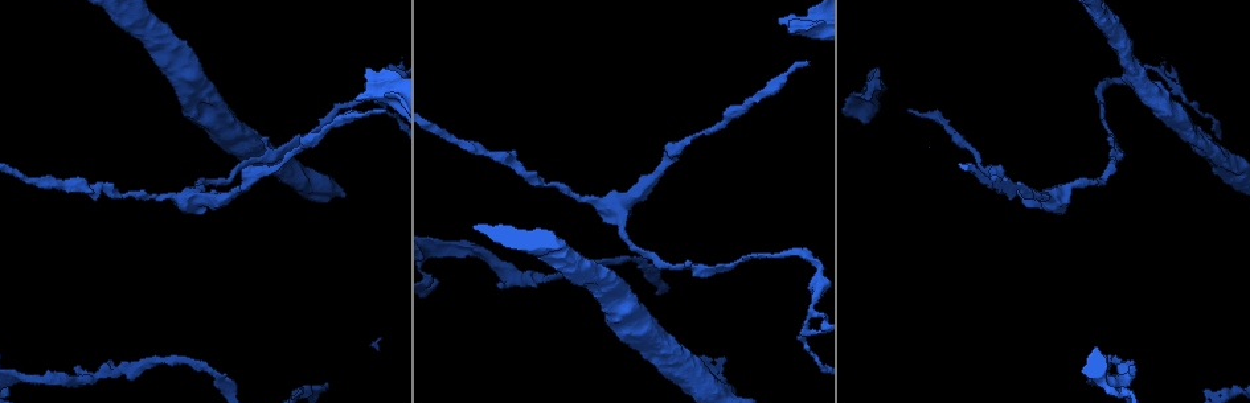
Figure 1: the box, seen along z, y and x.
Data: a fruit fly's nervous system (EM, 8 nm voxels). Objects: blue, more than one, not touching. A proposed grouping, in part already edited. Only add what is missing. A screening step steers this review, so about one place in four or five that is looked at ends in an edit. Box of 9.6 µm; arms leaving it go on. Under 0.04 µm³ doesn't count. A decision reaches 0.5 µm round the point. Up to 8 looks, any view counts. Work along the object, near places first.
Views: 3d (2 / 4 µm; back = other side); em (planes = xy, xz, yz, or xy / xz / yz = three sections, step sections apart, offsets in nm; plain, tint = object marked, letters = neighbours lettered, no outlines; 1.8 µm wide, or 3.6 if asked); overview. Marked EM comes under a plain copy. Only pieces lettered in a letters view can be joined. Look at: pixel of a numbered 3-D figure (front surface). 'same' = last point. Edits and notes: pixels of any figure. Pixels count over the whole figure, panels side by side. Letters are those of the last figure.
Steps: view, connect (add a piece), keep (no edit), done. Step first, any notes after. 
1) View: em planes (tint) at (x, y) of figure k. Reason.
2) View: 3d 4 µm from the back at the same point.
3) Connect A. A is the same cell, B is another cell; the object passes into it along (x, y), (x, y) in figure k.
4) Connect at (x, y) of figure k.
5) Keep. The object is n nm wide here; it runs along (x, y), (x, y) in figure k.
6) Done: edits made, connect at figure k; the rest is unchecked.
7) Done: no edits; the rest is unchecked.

View: em planes (letters) at (1112, 158) of figure 1. A narrow waist.

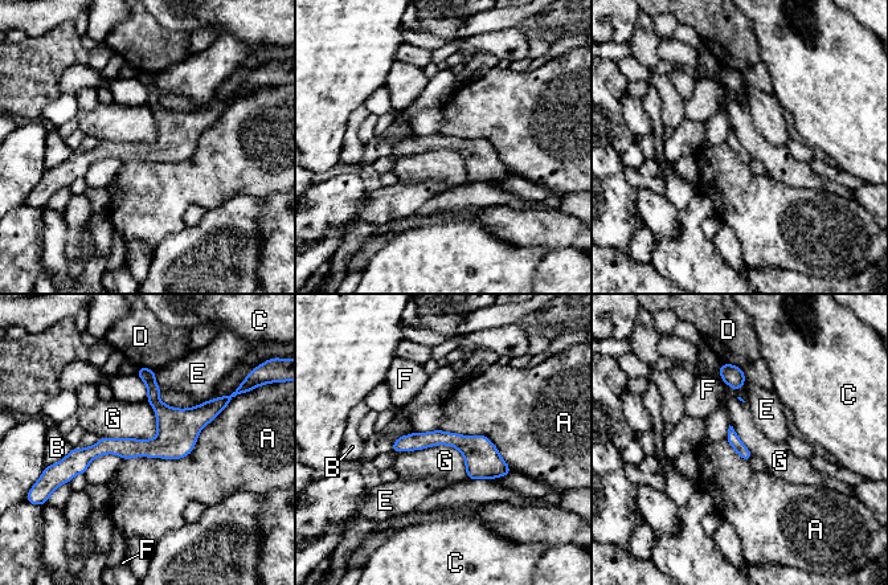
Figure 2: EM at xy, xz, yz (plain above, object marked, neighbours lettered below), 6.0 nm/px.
Keep. The longest contact is with A, 750 nm; A, B, C, D, E, F and G are other cells; it runs along (217, 406), (159, 448), (99, 448), (70, 462) in figure 2; no lettered piece goes on from it.

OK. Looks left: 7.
View: em xz step 8 (letters) at (193, 198) of figure 1.

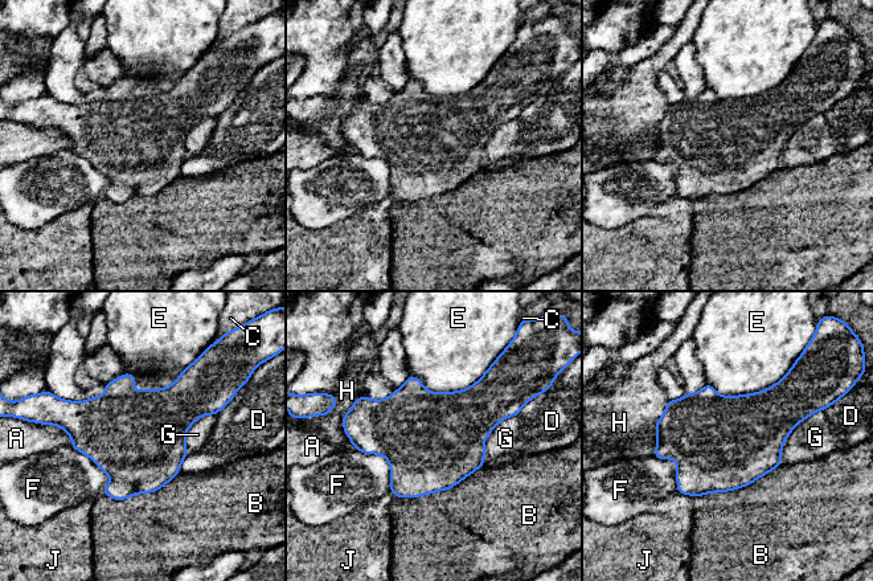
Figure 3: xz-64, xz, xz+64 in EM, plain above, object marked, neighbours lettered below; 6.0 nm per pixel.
Keep. The object is 600 nm wide here; A, B, C, D, E, F, G, H and J are other cells; a border runs along (789, 369), (750, 393), (706, 384) in figure 3; none of them fits.

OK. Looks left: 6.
View: 3d 4 µm at (79, 366) of figure 1. Free end.

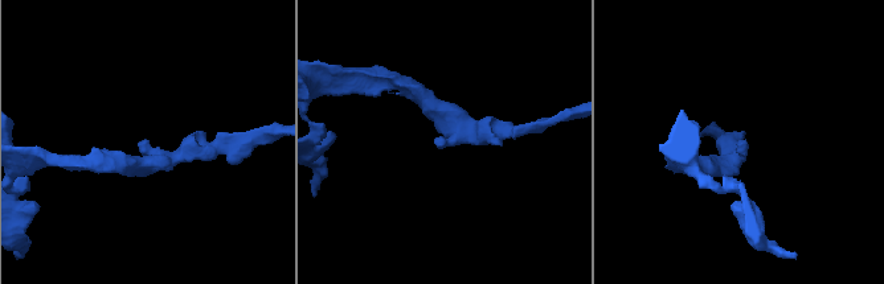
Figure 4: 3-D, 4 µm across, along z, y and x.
View: em planes (tint) at (143, 141) of figure 4.

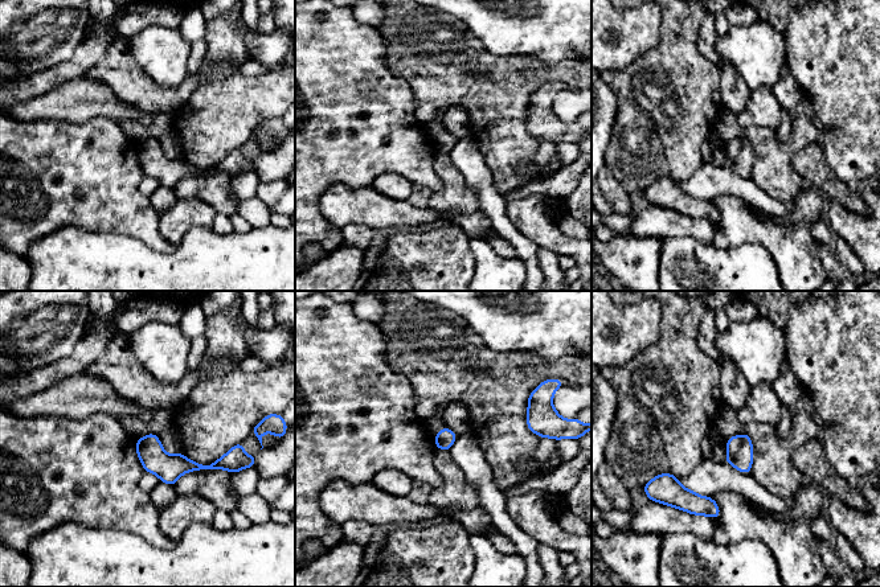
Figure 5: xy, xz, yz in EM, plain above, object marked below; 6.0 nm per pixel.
View: em planes (letters) at the same point.

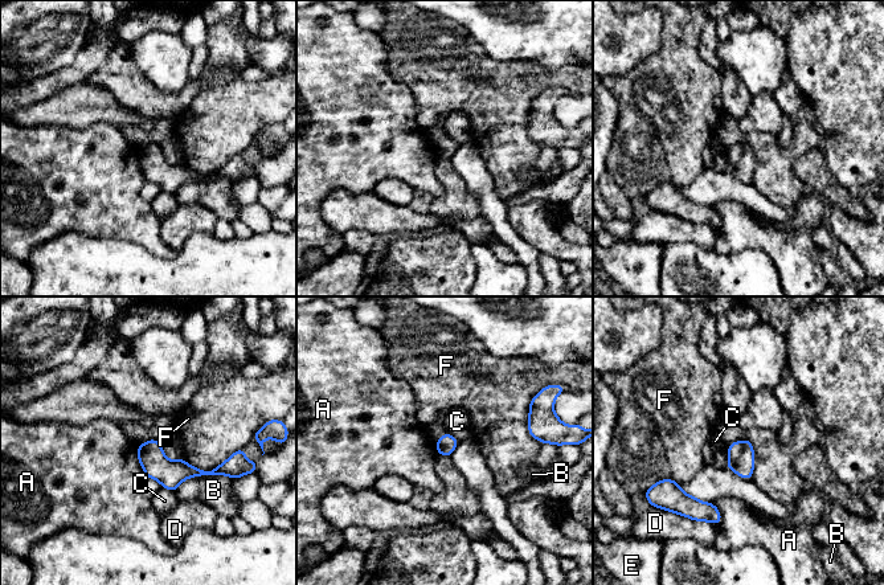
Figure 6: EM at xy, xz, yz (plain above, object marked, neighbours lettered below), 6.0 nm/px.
Keep. The longest contact is with B, 360 nm; A, B, C, D, E and F are other cells; a border runs along (136, 446), (139, 465), (146, 477) in figure 6; no lettered piece goes on from it.

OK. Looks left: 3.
View: 3d 4 µm at (790, 33) of figure 1. Free end.

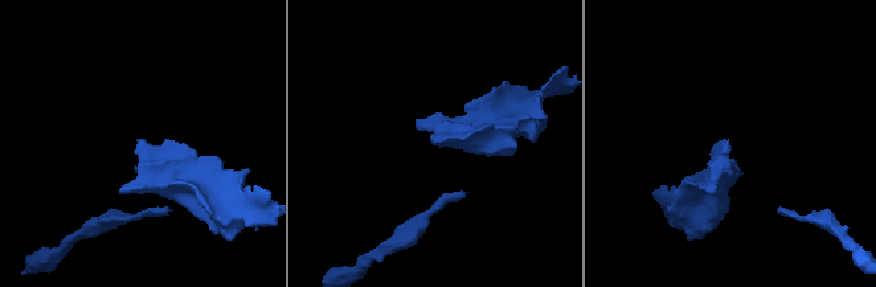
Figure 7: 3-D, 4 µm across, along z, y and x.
View: em 3.6 µm planes (letters) at (731, 145) of figure 7. Need the tissue.

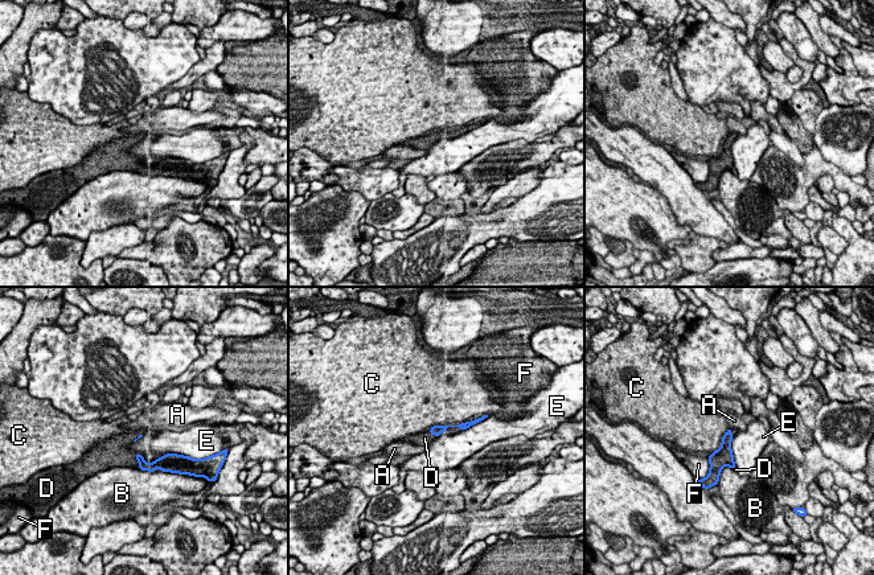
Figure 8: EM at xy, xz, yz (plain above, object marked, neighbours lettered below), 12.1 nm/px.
Connect D. D is the same cell, A, B, C, E and F are other cells; the object passes into it along (158, 464), (139, 461), (120, 455) in figure 8; it goes on there.

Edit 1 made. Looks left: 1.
Done: edits made, connect at figure 8; the rest is unchecked.

